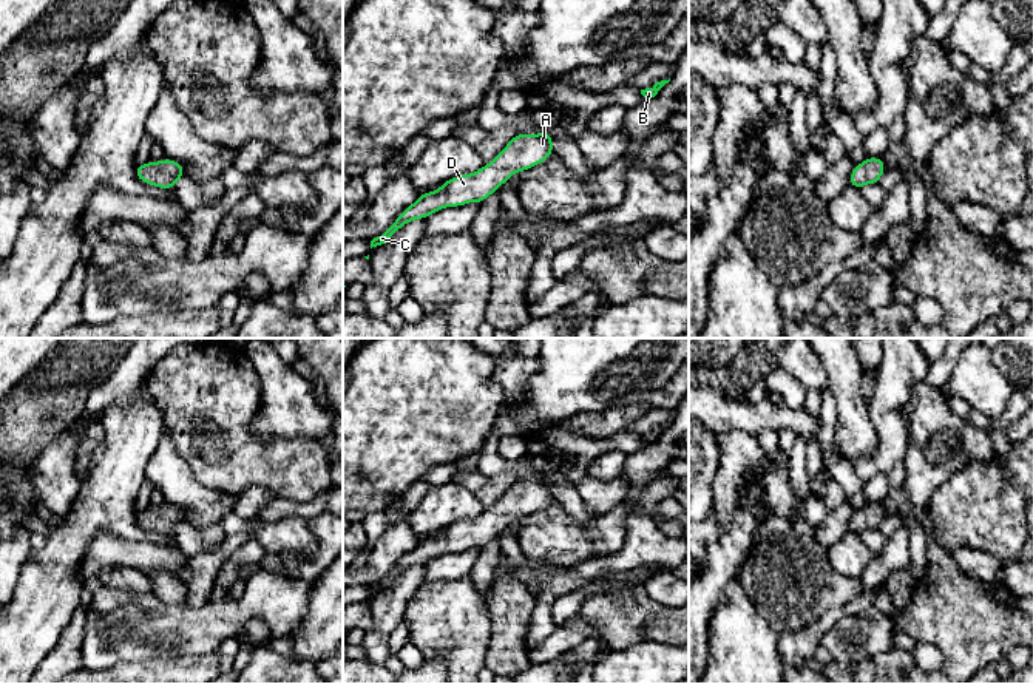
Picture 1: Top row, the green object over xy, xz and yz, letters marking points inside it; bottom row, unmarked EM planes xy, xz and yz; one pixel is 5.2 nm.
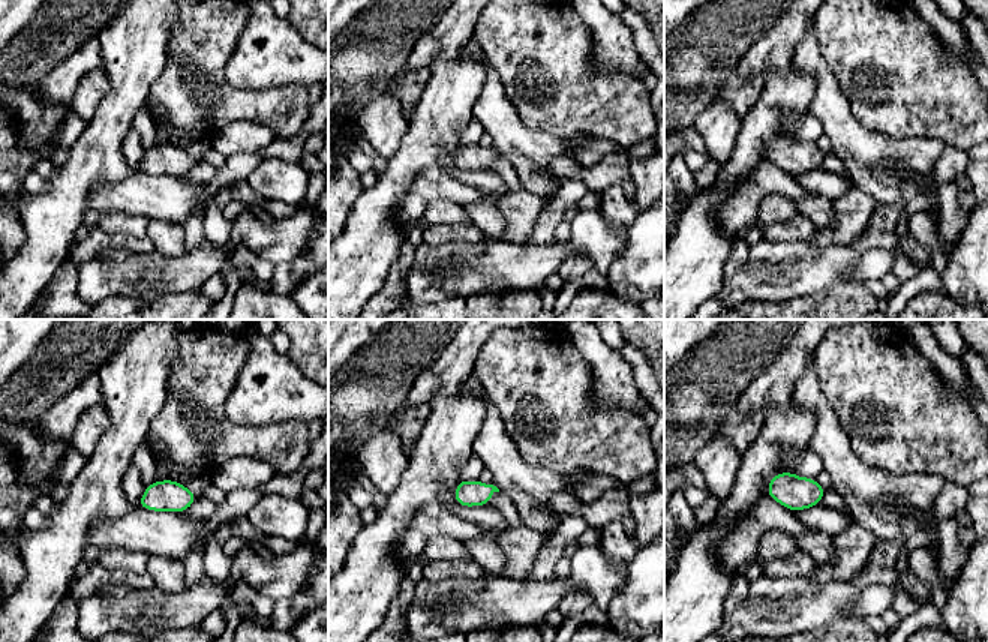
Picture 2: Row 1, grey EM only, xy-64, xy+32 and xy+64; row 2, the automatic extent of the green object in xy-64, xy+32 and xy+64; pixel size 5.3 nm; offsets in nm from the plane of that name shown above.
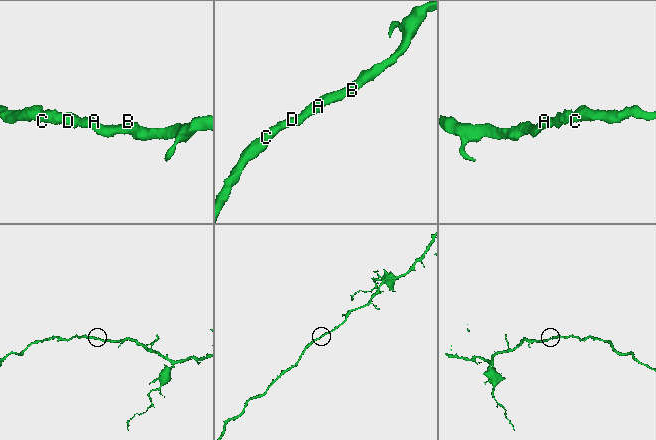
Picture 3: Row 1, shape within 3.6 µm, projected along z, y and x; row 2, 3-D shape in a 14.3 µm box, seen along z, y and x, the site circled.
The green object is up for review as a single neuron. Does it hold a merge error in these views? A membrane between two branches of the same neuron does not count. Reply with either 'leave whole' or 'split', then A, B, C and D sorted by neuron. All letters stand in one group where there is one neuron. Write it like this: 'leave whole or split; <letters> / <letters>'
leave whole; A B C D

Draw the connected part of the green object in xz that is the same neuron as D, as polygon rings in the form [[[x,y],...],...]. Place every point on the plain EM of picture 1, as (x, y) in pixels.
[[[547,474],[537,480],[517,479],[488,511],[480,513],[476,519],[459,520],[445,527],[439,536],[420,539],[414,550],[371,587],[371,594],[386,590],[403,571],[414,565],[426,565],[446,553],[462,553],[469,548],[482,550],[513,519],[544,510],[553,499],[553,483]]]

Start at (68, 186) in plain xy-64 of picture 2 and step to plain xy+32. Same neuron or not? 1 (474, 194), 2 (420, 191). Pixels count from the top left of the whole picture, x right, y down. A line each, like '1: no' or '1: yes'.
1: no
2: no

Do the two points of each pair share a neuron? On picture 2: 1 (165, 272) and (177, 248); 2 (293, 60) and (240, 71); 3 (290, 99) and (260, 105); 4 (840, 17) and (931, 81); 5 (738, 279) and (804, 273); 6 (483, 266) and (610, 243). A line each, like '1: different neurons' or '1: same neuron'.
1: different neurons
2: same neuron
3: same neuron
4: same neuron
5: same neuron
6: same neuron

